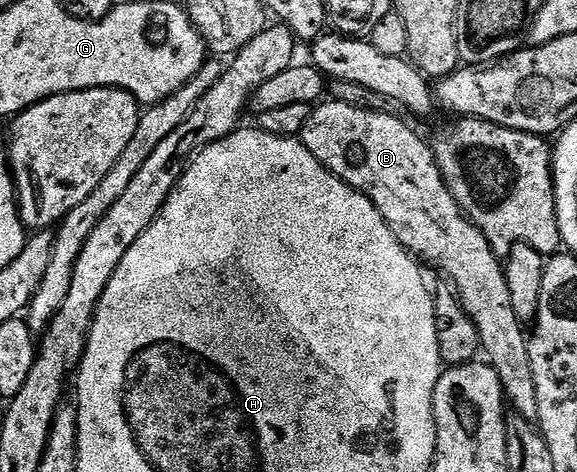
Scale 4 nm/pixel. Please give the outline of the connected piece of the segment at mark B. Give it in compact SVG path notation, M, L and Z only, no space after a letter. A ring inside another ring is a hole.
M332 98L318 103L310 111L299 139L307 146L307 150L311 150L311 154L315 154L315 158L325 169L336 174L344 184L351 185L372 200L379 214L383 214L395 238L410 254L418 261L438 268L457 287L455 295L461 302L462 310L468 314L471 322L475 322L475 330L481 339L481 352L489 355L486 356L488 363L492 364L499 374L502 386L505 387L508 407L516 415L535 422L539 418L539 397L535 395L535 370L531 370L526 329L525 332L521 329L524 328L523 321L515 314L515 306L511 306L511 290L507 290L507 278L502 261L487 242L487 238L455 202L451 190L441 177L432 147L426 141L424 144L397 114L363 110Z

